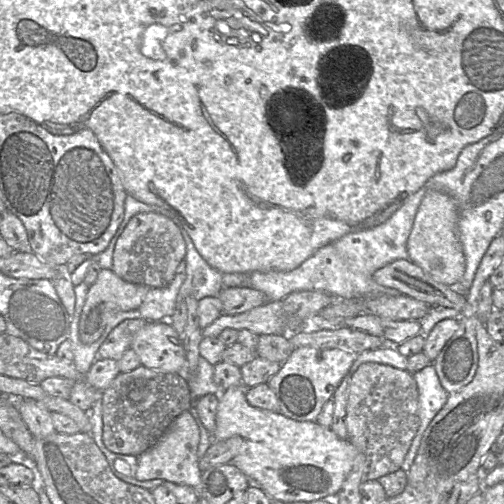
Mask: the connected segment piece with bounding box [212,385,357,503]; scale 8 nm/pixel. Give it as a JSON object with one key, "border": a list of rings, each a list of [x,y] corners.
{"border":[[[242,385],[228,388],[221,393],[217,408],[213,440],[223,441],[232,437],[241,439],[239,452],[229,464],[241,470],[249,479],[249,485],[260,487],[271,500],[295,503],[335,498],[357,456],[354,445],[348,439],[339,439],[330,428],[316,421],[297,421],[281,413],[253,407],[247,402],[245,393],[246,389]]]}

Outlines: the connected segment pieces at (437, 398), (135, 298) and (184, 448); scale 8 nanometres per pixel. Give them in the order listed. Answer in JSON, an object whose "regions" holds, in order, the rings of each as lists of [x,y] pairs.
{"regions":[[[[432,365],[413,374],[418,391],[419,427],[405,455],[401,470],[408,472],[417,454],[423,433],[434,416],[445,404],[448,393],[441,386]]],[[[101,268],[96,280],[89,286],[86,300],[81,311],[78,325],[80,341],[86,345],[97,341],[104,331],[109,318],[117,312],[138,308],[150,288],[151,287],[146,285],[125,281],[117,276],[112,269]]],[[[189,411],[180,414],[159,441],[137,457],[135,478],[140,481],[161,479],[192,487],[200,497],[201,475],[197,452],[199,428]]]]}

